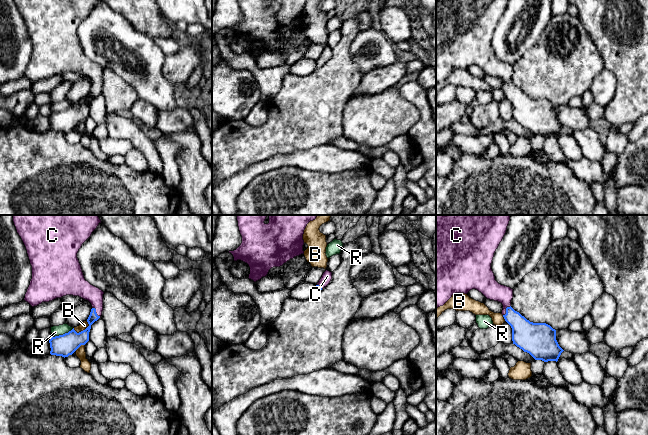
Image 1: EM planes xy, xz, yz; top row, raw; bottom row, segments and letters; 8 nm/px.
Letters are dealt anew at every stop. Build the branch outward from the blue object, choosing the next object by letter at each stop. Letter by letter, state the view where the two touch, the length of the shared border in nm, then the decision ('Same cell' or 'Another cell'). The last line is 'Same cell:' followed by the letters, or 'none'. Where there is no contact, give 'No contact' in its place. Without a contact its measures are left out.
B: Touches blue in xy. Shared border 140 nm. Another cell
C: Touches blue in yz. Shared border 110 nm. Same cell
R: Touches blue in xy. Shared border 190 nm. Another cell
Same cell: C

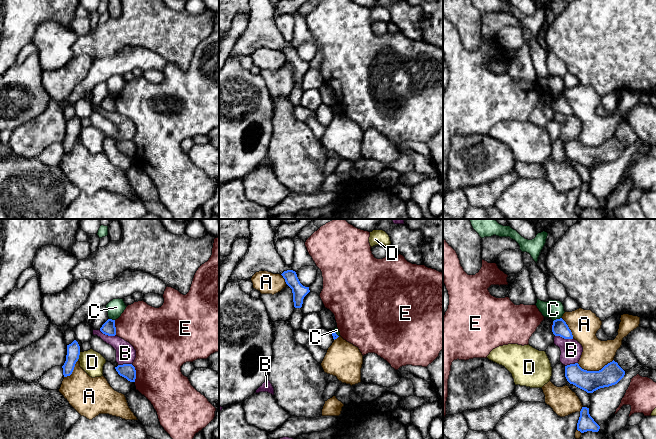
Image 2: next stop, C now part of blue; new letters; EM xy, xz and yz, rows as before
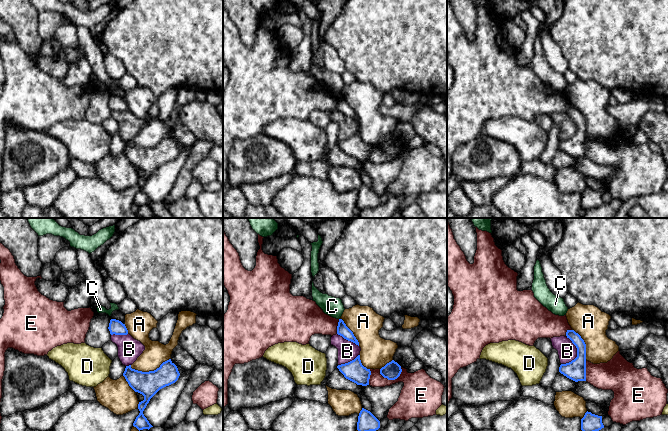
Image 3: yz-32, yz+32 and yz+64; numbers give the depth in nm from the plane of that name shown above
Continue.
A: Touches blue in yz. Shared border 300 nm. Another cell
B: Touches blue in yz. Shared border 150 nm. Another cell
C: Touches blue in yz. Shared border 80 nm. Another cell
D: Touches blue in xy. Shared border 80 nm. Another cell
E: Touches blue in xy. Shared border 150 nm. Another cell
Same cell: none

